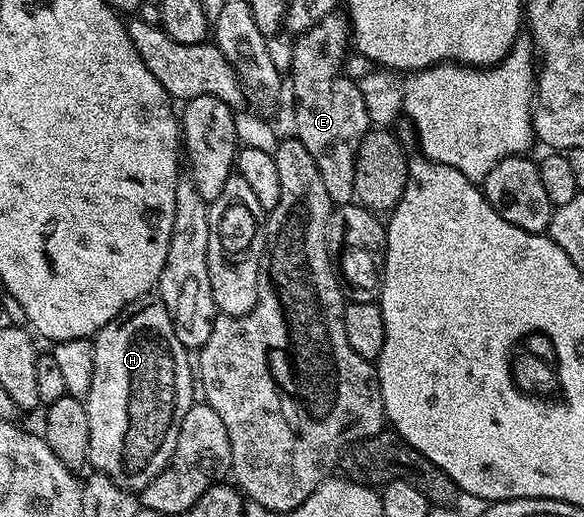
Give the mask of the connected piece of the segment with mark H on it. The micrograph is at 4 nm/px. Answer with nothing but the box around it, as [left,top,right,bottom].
[85,295,197,491]

